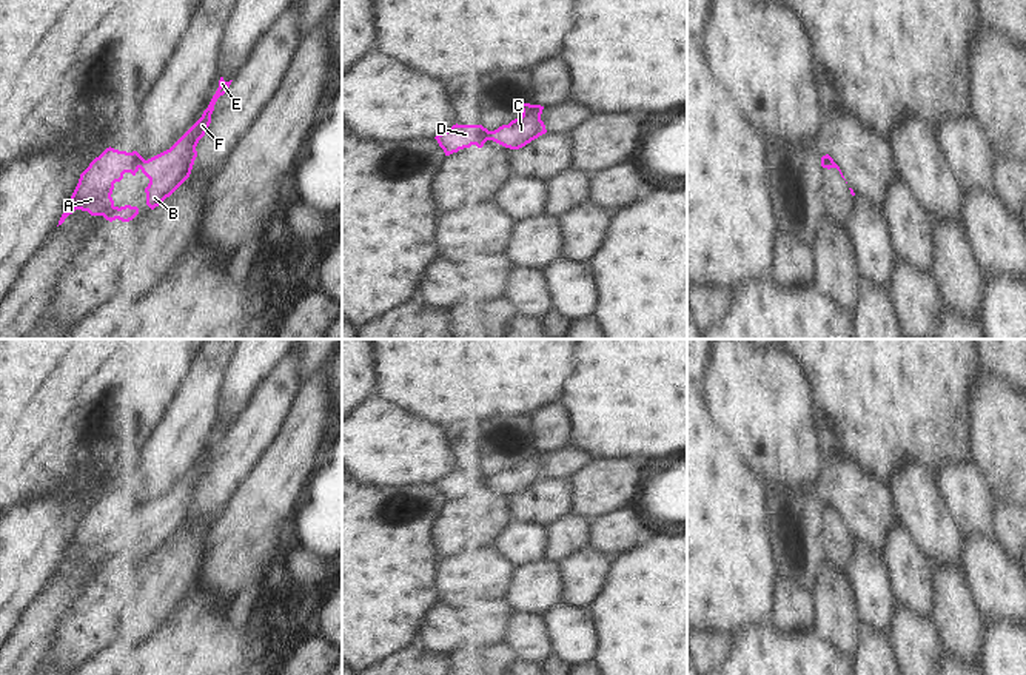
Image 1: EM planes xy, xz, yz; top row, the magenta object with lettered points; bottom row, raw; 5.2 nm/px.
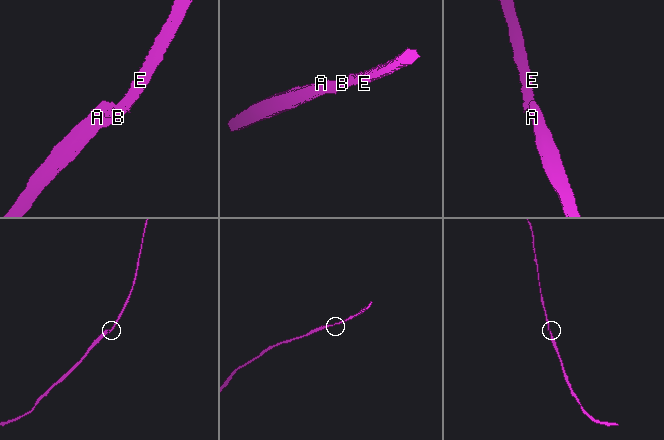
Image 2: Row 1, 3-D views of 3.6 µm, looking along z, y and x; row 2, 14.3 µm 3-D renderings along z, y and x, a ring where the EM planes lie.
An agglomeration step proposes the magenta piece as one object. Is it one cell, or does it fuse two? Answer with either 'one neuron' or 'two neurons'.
one neuron

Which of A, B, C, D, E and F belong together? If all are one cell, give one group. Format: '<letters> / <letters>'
A B C D E F

